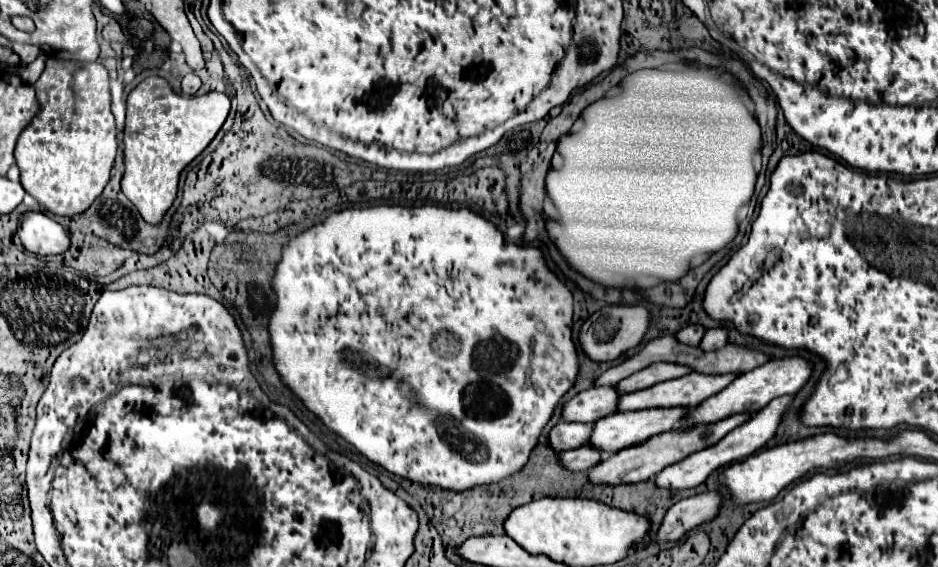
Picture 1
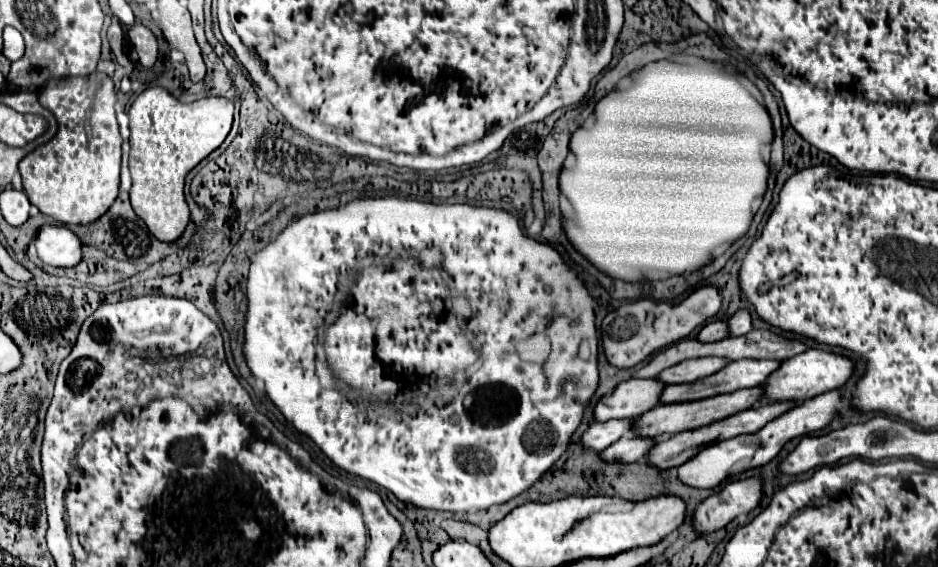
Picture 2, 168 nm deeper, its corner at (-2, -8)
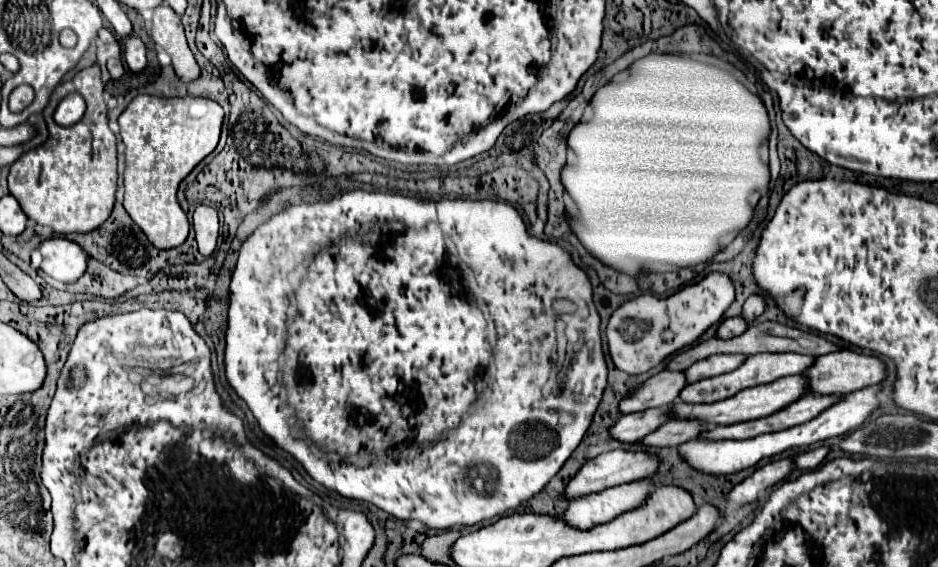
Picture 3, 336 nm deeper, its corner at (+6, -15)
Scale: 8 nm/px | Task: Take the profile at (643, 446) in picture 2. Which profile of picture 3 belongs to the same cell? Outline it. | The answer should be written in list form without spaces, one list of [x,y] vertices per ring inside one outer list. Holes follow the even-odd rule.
[[[668,420],[658,430],[644,436],[640,444],[648,448],[676,448],[696,438],[702,428],[706,428],[706,424],[694,424],[694,420]]]

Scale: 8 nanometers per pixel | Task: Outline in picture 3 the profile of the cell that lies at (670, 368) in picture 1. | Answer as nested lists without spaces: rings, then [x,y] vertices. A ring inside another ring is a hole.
[[[722,354],[710,356],[706,360],[698,360],[688,370],[684,370],[686,382],[688,384],[694,384],[694,382],[704,380],[704,378],[726,374],[726,372],[738,368],[742,364],[742,360],[746,360],[746,356],[722,356]]]

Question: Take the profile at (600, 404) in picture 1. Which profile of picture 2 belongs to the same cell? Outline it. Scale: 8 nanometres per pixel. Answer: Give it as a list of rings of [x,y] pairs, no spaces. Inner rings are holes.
[[[628,379],[598,401],[594,409],[596,421],[640,417],[660,403],[664,389],[666,385],[662,385],[658,379]]]

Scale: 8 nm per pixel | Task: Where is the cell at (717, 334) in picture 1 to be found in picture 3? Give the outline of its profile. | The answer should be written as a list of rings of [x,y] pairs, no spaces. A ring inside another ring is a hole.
[[[750,296],[746,302],[744,302],[744,306],[742,306],[742,318],[750,324],[756,316],[760,316],[764,312],[764,300],[760,298],[760,296]]]

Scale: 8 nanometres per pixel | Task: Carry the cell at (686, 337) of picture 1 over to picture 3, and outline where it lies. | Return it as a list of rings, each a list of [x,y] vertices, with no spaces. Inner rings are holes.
[[[736,316],[736,318],[726,318],[726,320],[716,328],[716,338],[722,338],[722,340],[734,338],[734,336],[738,336],[742,330],[746,330],[746,328],[748,328],[748,324],[746,324],[740,316]]]

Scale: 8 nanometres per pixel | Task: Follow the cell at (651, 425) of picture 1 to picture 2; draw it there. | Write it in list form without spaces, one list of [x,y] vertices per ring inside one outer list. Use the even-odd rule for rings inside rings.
[[[762,385],[758,387],[750,387],[750,389],[740,389],[734,393],[726,393],[726,395],[714,395],[708,399],[698,399],[698,401],[688,401],[688,403],[670,403],[670,405],[656,405],[654,409],[646,411],[634,425],[634,433],[642,435],[642,437],[666,437],[666,435],[674,435],[680,431],[690,431],[690,429],[698,429],[702,425],[726,419],[738,411],[750,409],[756,403],[762,401]]]

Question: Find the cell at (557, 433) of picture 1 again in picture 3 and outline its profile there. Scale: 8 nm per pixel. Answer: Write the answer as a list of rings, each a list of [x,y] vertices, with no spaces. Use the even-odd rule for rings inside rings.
[[[652,408],[644,412],[624,414],[610,428],[610,438],[622,444],[632,444],[644,438],[646,434],[654,432],[666,420],[670,420],[670,416],[666,416],[666,408]]]

